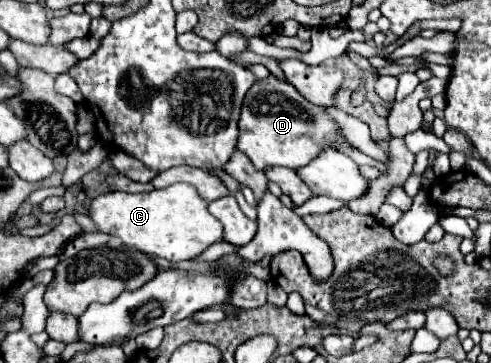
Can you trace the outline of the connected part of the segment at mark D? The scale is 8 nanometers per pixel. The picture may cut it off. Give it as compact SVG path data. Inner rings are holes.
M273 74L265 80L257 80L245 96L237 148L259 170L267 170L271 166L299 170L301 166L307 166L321 150L335 148L339 140L343 140L339 136L339 126L327 110L313 106L289 82L279 80ZM307 116L311 116L311 120L305 120Z

